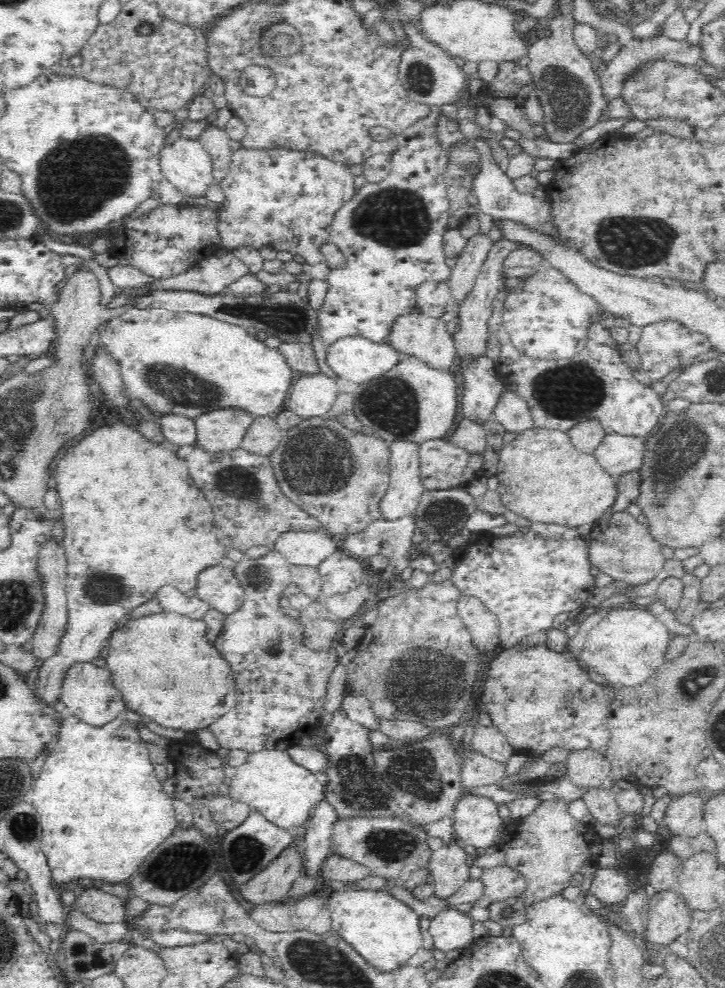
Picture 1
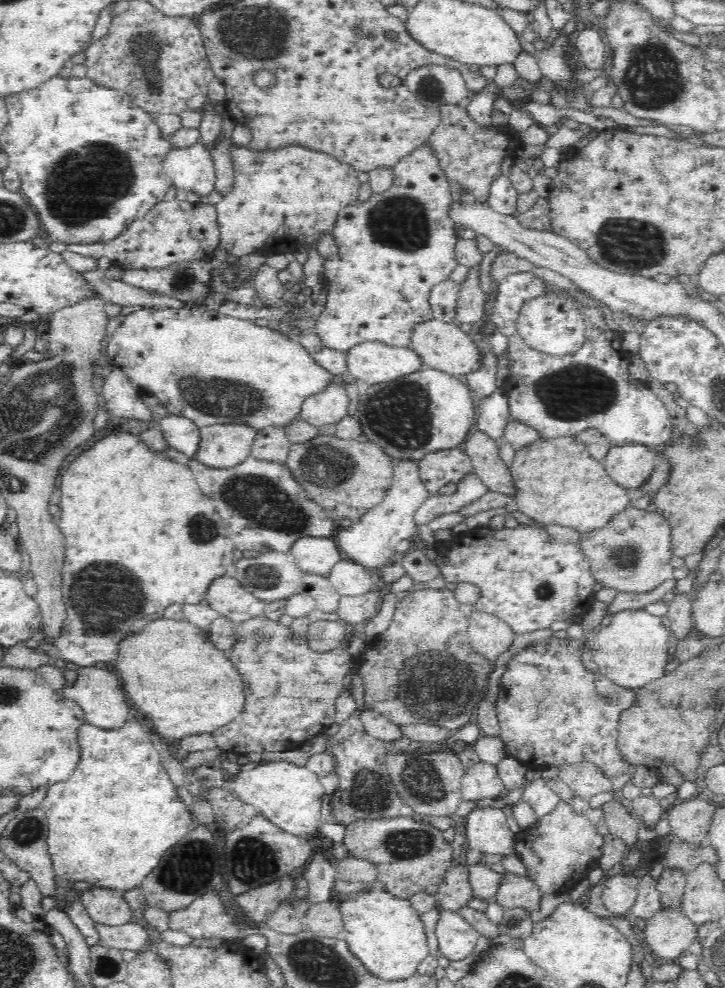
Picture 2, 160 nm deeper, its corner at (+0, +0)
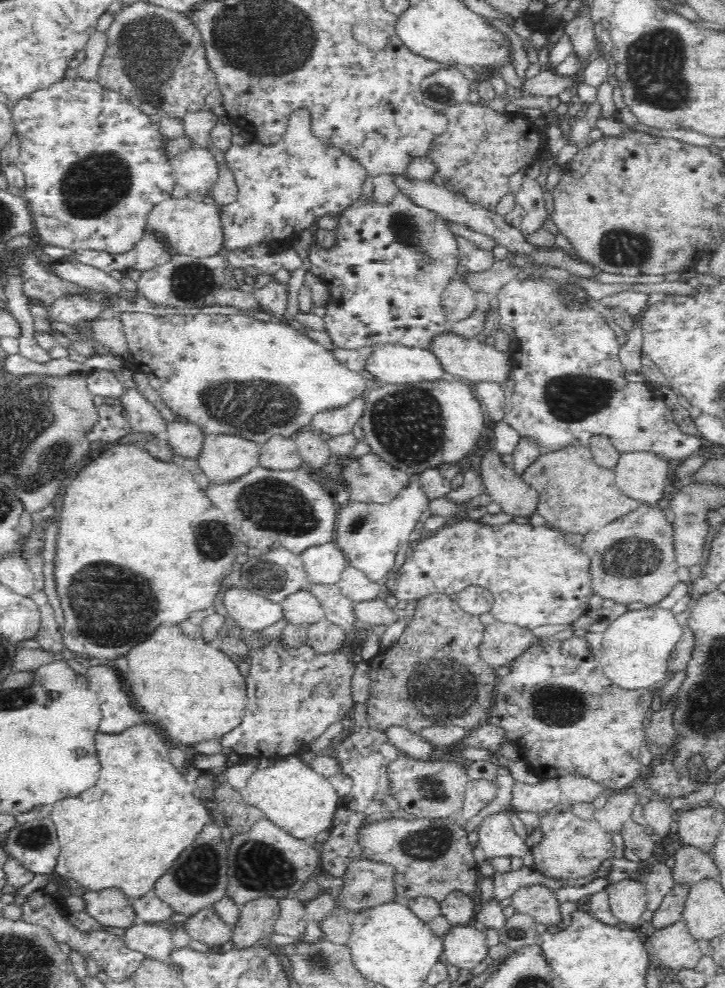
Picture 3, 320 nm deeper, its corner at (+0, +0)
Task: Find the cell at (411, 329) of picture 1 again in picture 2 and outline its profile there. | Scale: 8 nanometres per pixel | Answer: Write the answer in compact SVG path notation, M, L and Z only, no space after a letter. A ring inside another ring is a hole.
M437 319L418 321L418 324L410 330L410 351L416 353L418 359L427 367L439 371L457 375L465 375L468 371L480 366L480 351L476 349L473 339L468 333L464 333L455 322L449 323Z

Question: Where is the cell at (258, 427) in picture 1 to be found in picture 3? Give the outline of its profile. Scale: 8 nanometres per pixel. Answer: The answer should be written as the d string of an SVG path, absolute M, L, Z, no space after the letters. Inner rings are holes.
M272 435L260 444L259 465L277 470L296 470L304 466L292 436Z

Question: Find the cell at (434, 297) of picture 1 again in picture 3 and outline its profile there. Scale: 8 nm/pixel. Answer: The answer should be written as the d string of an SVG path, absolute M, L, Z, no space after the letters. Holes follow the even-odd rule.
M458 277L452 279L441 294L441 305L446 320L455 323L470 316L476 309L474 294L475 290L470 288L468 282Z

